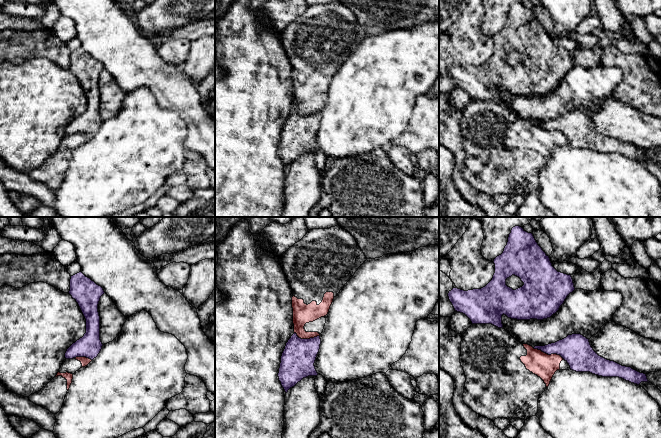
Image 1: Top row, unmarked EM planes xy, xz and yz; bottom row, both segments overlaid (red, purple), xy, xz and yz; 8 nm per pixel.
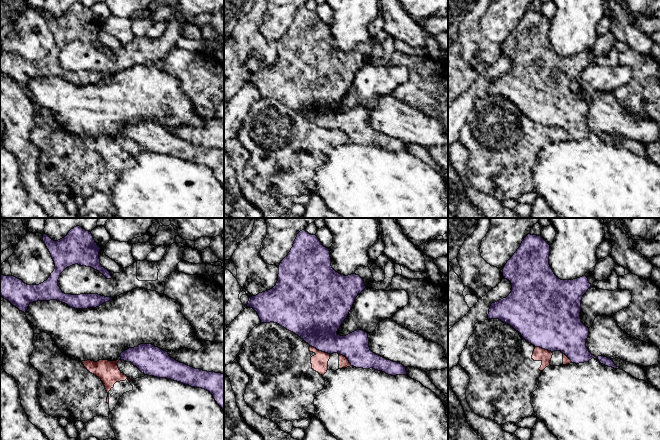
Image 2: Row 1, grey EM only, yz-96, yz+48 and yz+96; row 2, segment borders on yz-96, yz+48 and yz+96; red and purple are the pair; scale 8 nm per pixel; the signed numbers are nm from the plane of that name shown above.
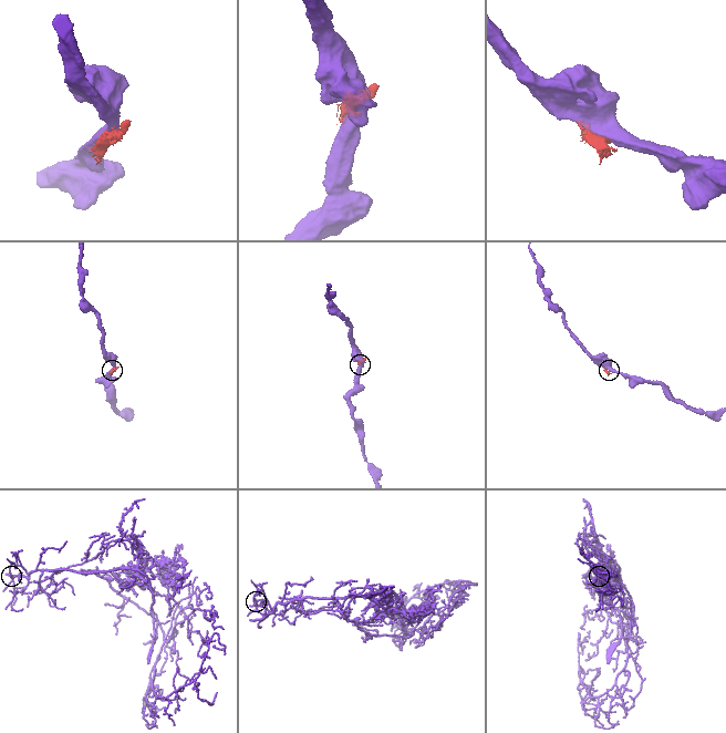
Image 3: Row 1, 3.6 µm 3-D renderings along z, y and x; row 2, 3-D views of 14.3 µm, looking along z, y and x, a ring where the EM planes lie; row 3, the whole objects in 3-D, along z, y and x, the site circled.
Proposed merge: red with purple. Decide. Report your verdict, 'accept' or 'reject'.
reject

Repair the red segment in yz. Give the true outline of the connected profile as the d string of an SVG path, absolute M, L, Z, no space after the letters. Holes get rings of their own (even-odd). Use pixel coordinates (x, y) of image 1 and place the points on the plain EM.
M472 100L463 110L460 139L466 152L463 177L477 190L494 197L497 194L526 196L538 189L538 175L549 162L557 146L569 146L570 142L560 131L548 131L522 120L503 104L492 100Z

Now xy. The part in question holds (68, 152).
M86 133L65 135L57 151L40 167L28 174L34 180L57 190L63 182L65 172L72 159L73 150L87 142L92 136Z

